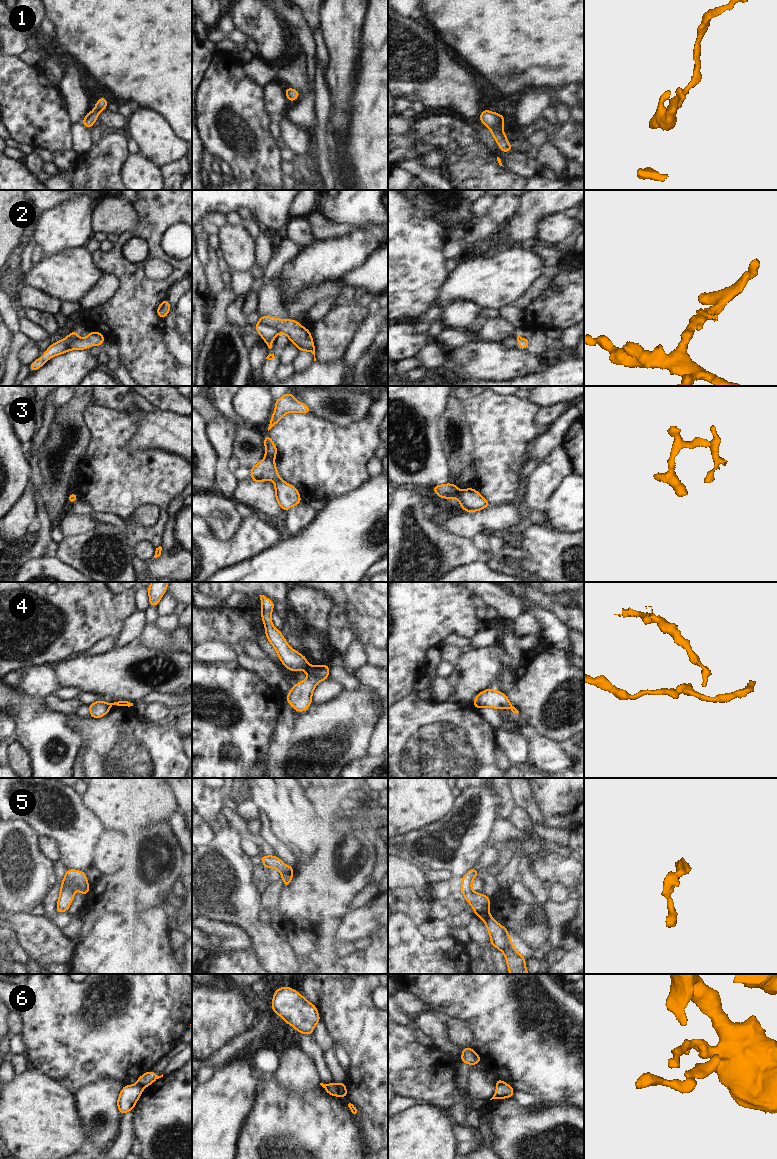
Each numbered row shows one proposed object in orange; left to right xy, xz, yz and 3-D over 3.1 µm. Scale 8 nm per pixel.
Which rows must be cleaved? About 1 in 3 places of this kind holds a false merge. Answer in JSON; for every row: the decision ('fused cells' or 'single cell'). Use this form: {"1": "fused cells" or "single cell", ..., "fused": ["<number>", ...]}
{"1": "single cell", "2": "single cell", "3": "fused cells", "4": "fused cells", "5": "single cell", "6": "fused cells", "fused": ["3", "4", "6"]}

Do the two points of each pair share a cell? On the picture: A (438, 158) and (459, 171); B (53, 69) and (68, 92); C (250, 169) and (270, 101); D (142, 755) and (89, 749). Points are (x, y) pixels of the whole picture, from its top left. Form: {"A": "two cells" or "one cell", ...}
{"A": "two cells", "B": "two cells", "C": "two cells", "D": "one cell"}

